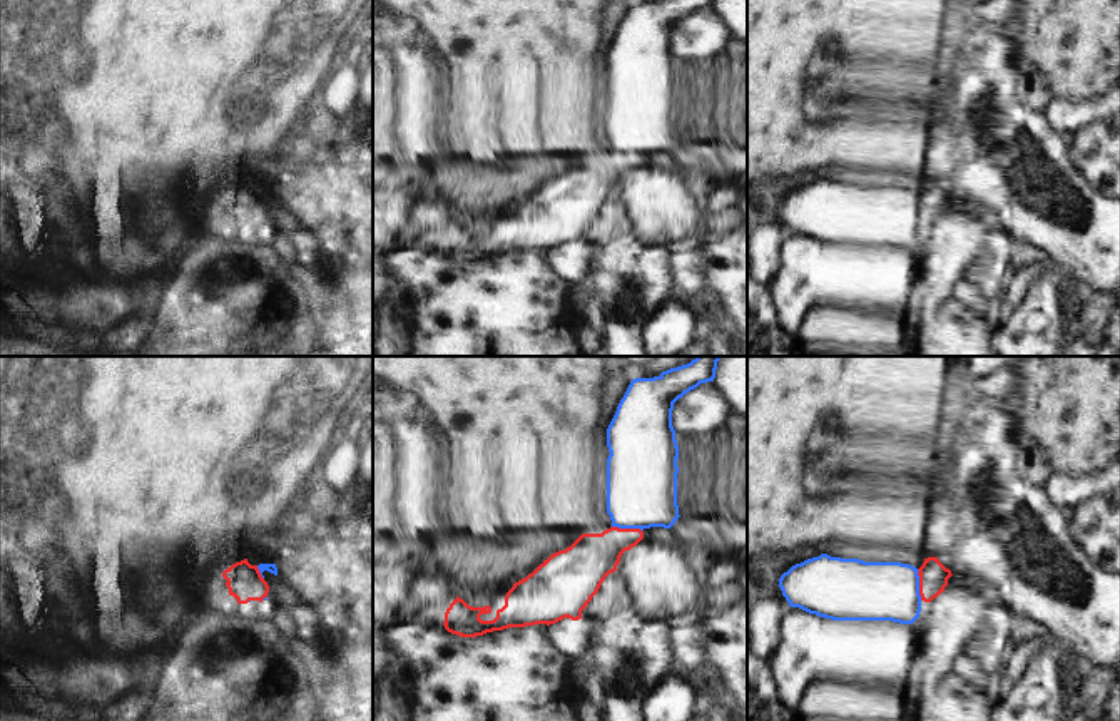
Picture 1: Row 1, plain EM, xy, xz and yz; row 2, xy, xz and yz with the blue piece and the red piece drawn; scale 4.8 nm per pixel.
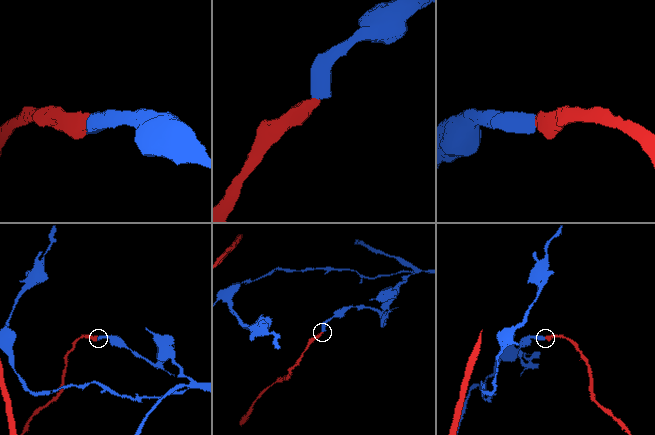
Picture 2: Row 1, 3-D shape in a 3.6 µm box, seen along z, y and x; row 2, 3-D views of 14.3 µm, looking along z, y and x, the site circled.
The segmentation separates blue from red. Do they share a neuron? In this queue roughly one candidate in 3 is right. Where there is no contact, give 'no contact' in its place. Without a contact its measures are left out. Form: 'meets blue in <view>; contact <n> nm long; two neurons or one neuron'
meets blue in yz; contact 150 nm long; two neurons

